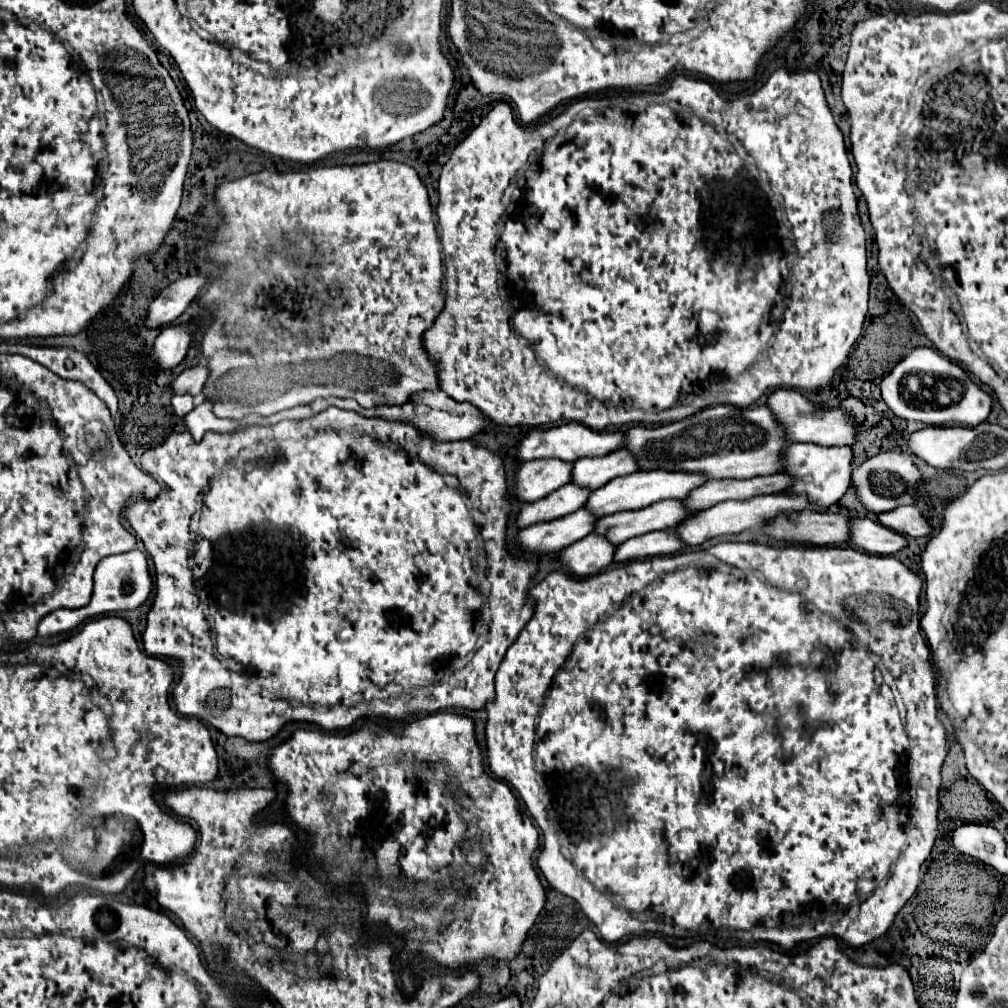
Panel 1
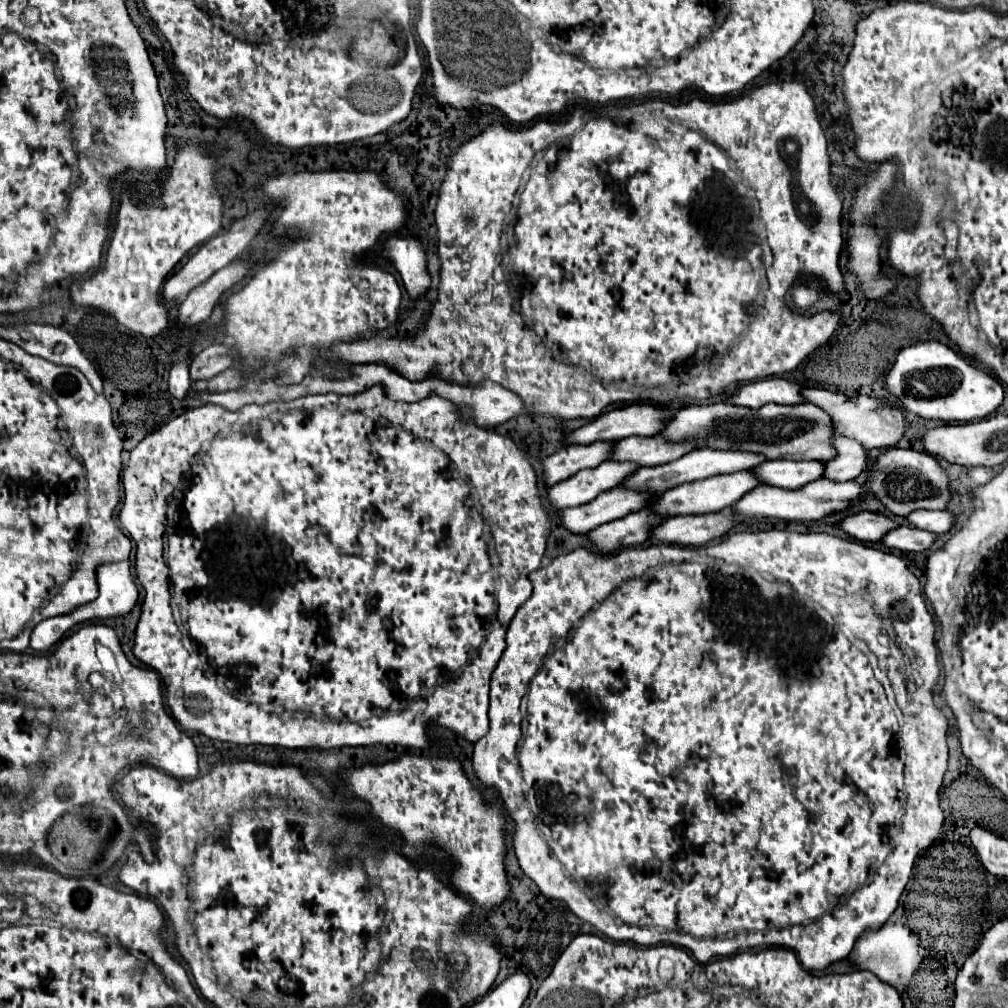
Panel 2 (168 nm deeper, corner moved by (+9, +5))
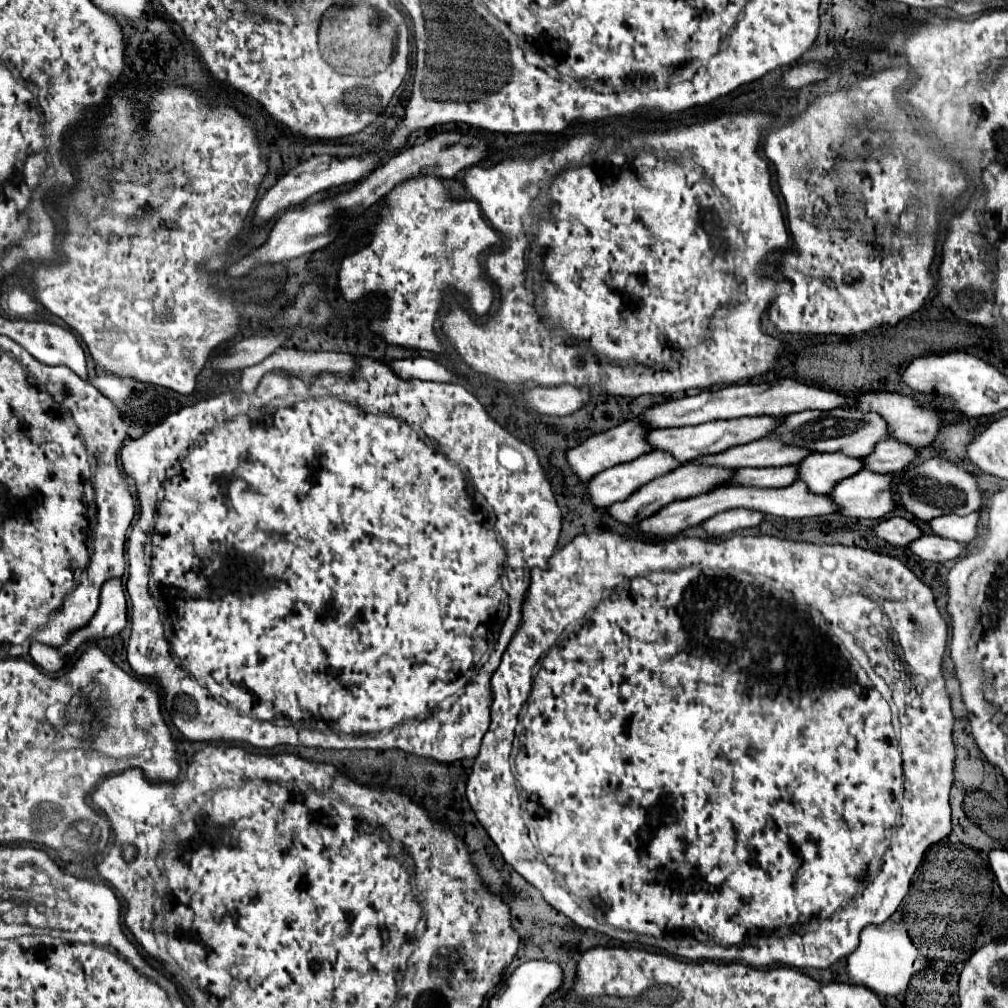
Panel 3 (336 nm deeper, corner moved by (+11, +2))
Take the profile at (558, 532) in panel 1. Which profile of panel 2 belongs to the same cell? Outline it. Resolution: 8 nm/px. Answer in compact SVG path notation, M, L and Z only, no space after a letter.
M614 488L602 492L584 506L560 510L558 518L568 532L588 534L600 524L624 518L626 514L640 510L640 504L644 504L644 500L652 500L652 496L636 496L636 492L620 492L618 488Z

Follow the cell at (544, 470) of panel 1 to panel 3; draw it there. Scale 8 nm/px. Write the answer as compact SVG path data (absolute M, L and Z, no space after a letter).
M638 419L626 421L626 423L622 423L622 425L614 427L614 429L592 435L582 445L570 449L566 453L566 459L568 459L570 467L574 469L574 473L578 475L578 479L592 479L594 475L598 475L604 469L610 469L610 467L626 463L626 461L634 461L636 457L640 457L644 453L650 453L652 445L646 441L648 431L650 431L648 423L644 423L644 421L638 421Z

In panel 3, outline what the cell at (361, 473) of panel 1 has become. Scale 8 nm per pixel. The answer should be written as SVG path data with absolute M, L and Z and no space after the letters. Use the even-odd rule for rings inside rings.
M360 357L358 365L360 367L356 367L352 371L354 375L350 379L344 379L340 373L326 373L326 375L320 373L313 381L314 384L310 386L306 386L296 375L286 375L284 371L270 371L262 377L262 381L258 383L254 393L244 393L240 389L222 391L216 397L198 401L190 407L180 409L174 415L168 415L162 423L158 423L158 427L150 429L142 437L138 437L138 439L134 439L134 441L130 441L122 447L120 457L122 457L122 463L124 463L124 473L134 479L134 485L138 489L138 501L140 501L138 519L134 521L134 527L130 531L130 537L128 537L128 563L130 563L128 569L130 569L130 575L128 575L126 591L128 591L128 597L130 597L130 603L132 603L132 635L130 635L130 643L128 643L128 663L138 677L158 683L164 707L170 713L172 723L190 741L238 741L238 743L250 743L254 747L264 747L264 749L270 749L270 747L276 747L276 745L304 745L304 747L322 747L322 749L378 749L378 751L402 749L406 753L436 759L436 761L442 761L442 763L452 763L452 761L466 759L466 757L474 759L480 751L480 741L482 741L482 737L484 737L484 733L488 731L488 725L490 725L490 701L492 701L490 677L498 669L496 661L498 661L498 657L504 655L502 649L508 647L508 645L502 645L502 639L500 639L504 623L506 623L506 633L510 633L510 639L512 639L512 635L516 633L516 629L520 627L520 621L522 621L522 605L524 605L524 599L526 599L526 591L530 587L530 571L534 567L548 569L548 559L554 553L554 547L556 547L558 537L560 537L562 513L560 513L560 507L558 507L556 497L552 493L550 481L546 479L546 473L544 473L534 449L528 447L526 443L522 443L520 439L516 439L514 435L510 435L502 425L498 425L490 417L490 413L478 403L478 399L470 391L466 391L462 385L458 385L458 383L432 383L432 381L420 381L420 379L398 379L398 375L394 375L390 365L386 365L382 361L376 361L376 359L370 359L370 357ZM326 383L328 383L328 389L326 389ZM332 383L338 383L334 391L330 389ZM186 447L188 447L188 451L186 451ZM168 469L170 469L170 473L166 475ZM162 479L164 479L164 483L162 483ZM158 487L162 487L162 499L160 501L158 501ZM156 505L158 505L158 511L156 511ZM242 511L250 511L250 513L242 513ZM154 515L156 515L156 525L154 525ZM242 517L246 517L246 523L242 523ZM150 527L154 527L152 535L150 535ZM146 535L150 535L150 541L152 541L152 567L146 567L146 559L144 559ZM238 559L240 559L240 563L238 563ZM150 571L152 571L154 583L158 585L156 605L154 605L154 599L150 597L150 591L148 591ZM436 571L438 571L438 575L436 575ZM156 607L160 609L162 617L164 615L170 617L170 629L166 631L168 641L164 637L160 613L158 613ZM458 621L464 623L464 625L460 625ZM458 627L464 627L464 629L458 629ZM462 635L470 635L470 637L462 637ZM172 653L180 659L180 665L176 663ZM442 701L446 701L446 703L442 703ZM420 717L428 717L428 719L420 719ZM264 723L272 723L274 727L264 727Z

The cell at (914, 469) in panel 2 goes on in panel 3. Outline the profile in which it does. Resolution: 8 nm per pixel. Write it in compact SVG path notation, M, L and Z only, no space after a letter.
M926 459L918 467L910 465L904 471L904 483L898 483L896 487L896 495L912 515L924 521L952 513L968 515L972 511L978 511L982 505L982 495L976 475L946 459Z

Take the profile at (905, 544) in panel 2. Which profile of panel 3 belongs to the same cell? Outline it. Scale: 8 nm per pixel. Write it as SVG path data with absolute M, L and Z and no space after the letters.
M924 535L924 539L918 539L918 541L914 541L914 545L910 545L914 555L918 555L920 559L926 559L926 561L936 561L936 563L944 563L944 561L962 557L966 547L968 547L966 543L960 543L954 539L944 539L938 535Z

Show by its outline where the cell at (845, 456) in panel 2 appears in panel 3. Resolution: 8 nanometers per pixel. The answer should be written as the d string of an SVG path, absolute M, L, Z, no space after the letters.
M886 439L874 447L874 455L864 457L866 469L878 473L898 473L918 457L918 449L898 439Z

